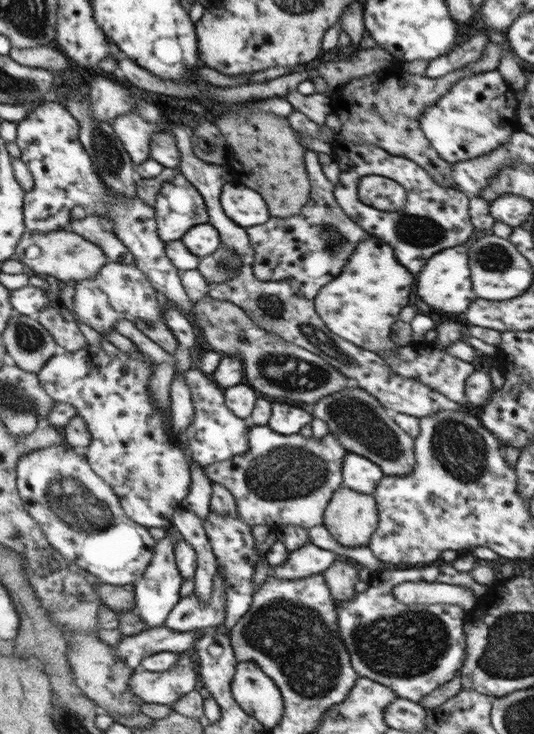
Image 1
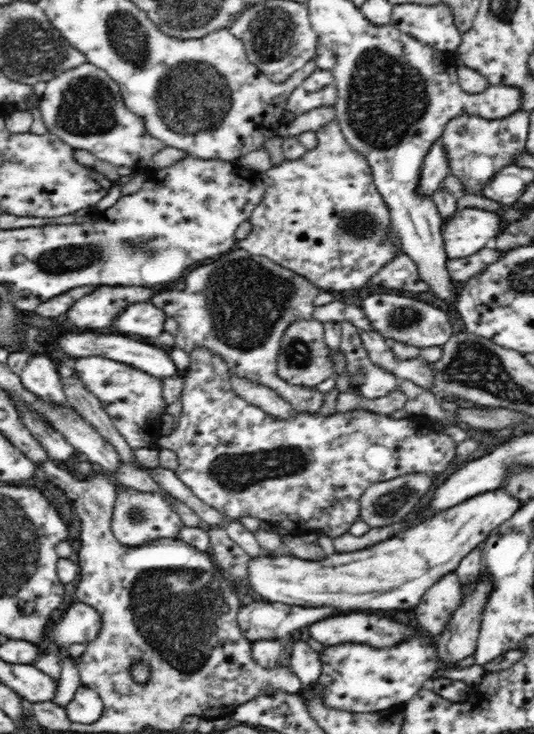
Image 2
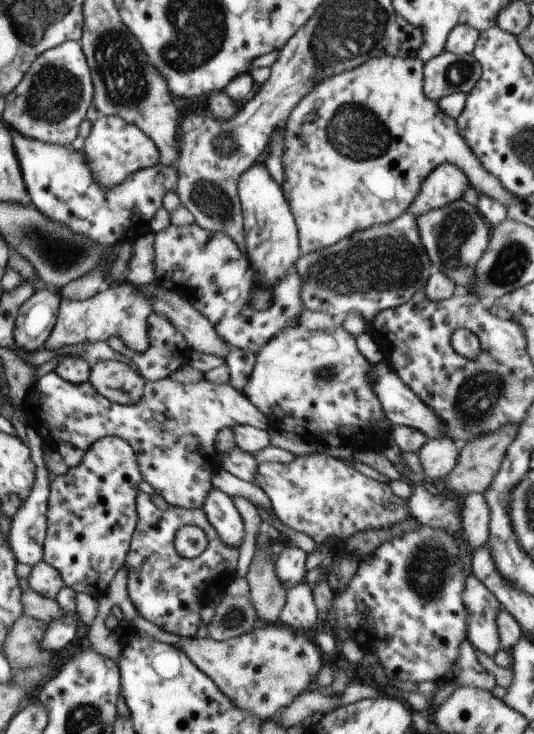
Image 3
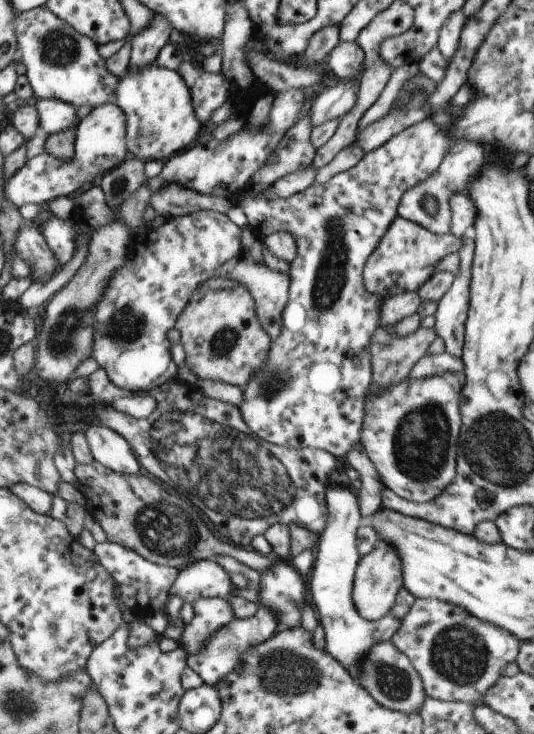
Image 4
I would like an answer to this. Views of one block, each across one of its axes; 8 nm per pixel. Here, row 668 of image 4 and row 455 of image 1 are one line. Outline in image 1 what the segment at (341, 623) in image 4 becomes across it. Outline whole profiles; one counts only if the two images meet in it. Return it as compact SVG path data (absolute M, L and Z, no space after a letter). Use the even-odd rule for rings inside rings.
M346 453L341 465L342 486L355 492L372 494L384 475L381 470L364 456Z

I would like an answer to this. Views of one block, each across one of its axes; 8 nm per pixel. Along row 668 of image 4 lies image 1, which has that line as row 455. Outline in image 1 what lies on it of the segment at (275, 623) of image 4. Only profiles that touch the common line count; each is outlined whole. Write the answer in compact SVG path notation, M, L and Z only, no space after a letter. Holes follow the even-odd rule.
M189 369L186 372L176 372L183 375L191 393L191 402L194 408L192 423L181 432L183 439L187 439L191 449L191 458L201 467L226 459L227 457L244 453L248 449L246 430L249 423L245 419L237 418L224 405L224 396L208 376L199 369Z

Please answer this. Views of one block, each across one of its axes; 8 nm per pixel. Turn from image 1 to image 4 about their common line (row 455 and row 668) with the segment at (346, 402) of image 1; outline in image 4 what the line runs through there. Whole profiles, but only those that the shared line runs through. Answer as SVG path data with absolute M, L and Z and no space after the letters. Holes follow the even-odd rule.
M390 640L377 642L377 646L371 646L371 650L361 658L359 670L361 672L356 683L371 695L376 704L383 705L392 711L411 714L418 713L421 704L425 702L426 694L419 674L411 666L407 657L401 654Z

